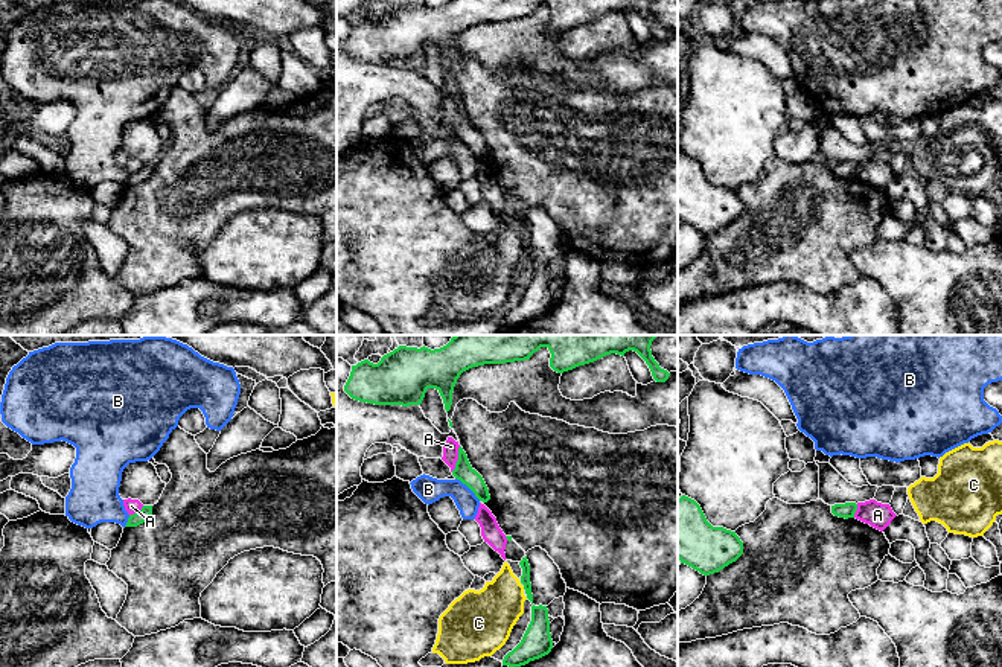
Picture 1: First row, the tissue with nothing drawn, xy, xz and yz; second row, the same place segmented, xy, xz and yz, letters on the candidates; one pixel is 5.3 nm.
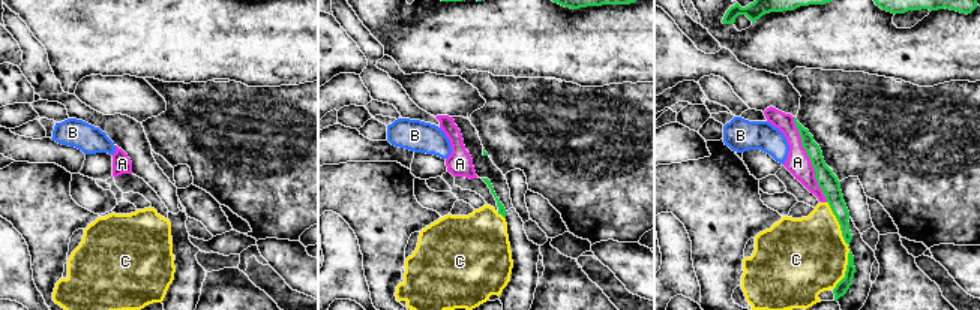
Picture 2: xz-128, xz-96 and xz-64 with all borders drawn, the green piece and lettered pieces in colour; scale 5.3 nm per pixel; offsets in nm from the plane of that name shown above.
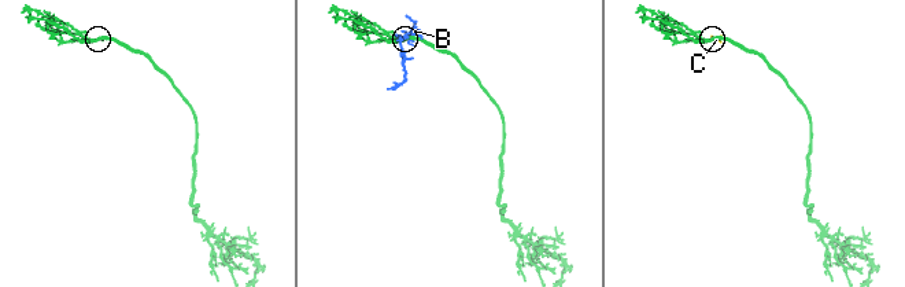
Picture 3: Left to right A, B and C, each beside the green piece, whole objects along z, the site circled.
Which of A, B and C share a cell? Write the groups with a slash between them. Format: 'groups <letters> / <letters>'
groups A C / B

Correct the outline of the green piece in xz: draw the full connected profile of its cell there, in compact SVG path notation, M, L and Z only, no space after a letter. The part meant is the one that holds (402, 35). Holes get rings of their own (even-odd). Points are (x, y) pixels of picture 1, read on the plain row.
M449 0L440 8L399 5L378 23L364 18L352 24L344 50L355 59L375 64L420 64L428 47L436 47L446 72L460 34L484 23L525 20L541 6L551 12L550 26L563 32L606 14L637 11L656 41L670 32L652 15L652 0Z

